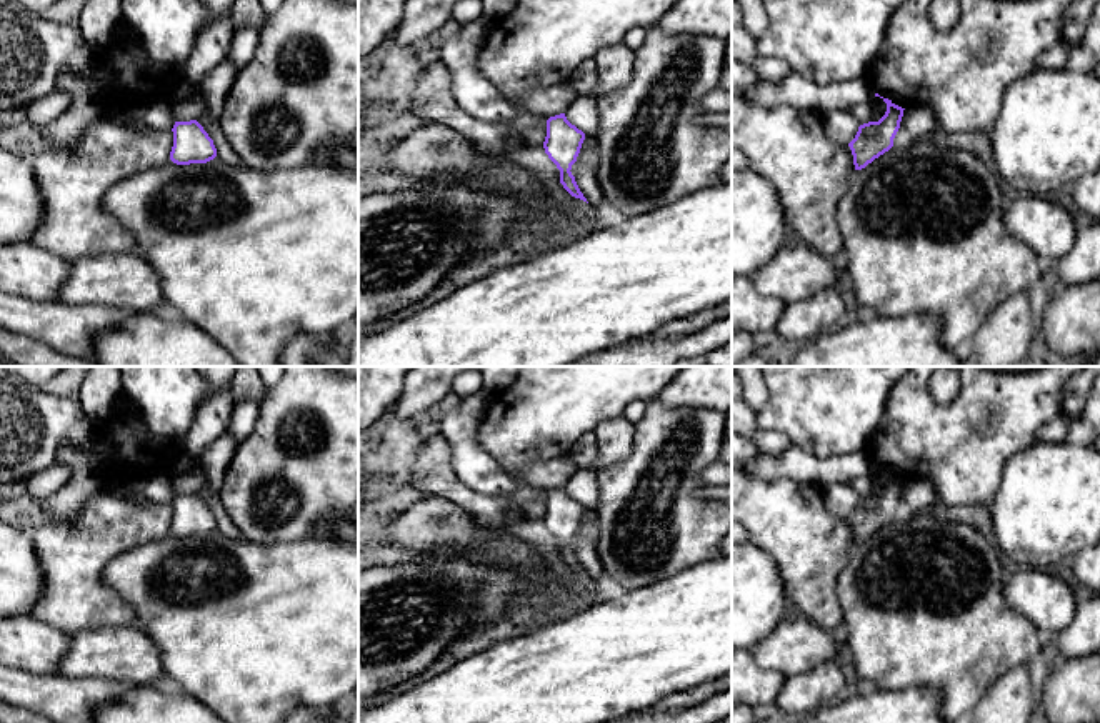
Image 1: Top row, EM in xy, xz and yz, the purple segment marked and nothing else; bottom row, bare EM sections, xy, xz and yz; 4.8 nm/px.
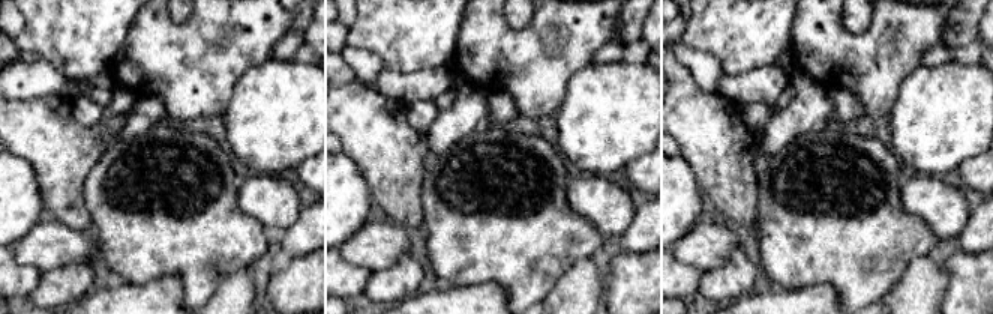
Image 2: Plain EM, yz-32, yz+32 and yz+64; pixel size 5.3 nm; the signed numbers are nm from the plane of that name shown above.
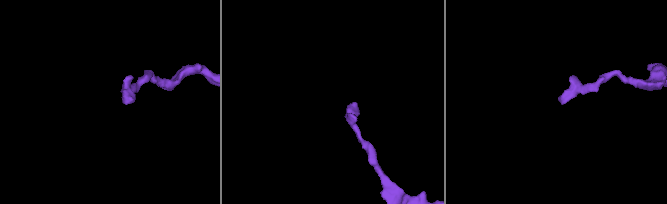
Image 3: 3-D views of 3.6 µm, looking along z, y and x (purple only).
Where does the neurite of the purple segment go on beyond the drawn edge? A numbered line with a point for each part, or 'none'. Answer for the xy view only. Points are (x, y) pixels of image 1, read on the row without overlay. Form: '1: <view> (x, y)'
none

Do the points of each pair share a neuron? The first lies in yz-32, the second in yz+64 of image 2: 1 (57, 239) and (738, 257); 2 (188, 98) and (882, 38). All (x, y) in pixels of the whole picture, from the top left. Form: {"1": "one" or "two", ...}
{"1": "two", "2": "one"}

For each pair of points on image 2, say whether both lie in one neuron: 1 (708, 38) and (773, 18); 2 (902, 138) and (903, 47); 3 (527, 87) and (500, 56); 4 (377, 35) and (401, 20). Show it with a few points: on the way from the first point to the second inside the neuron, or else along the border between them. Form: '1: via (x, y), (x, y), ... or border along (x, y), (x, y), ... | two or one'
1: via (725, 30), (756, 30) | one
2: border along (920, 63), (903, 80), (890, 113) | two
3: via (524, 80), (507, 63) | one
4: via (383, 29), (387, 24), (395, 24) | one

